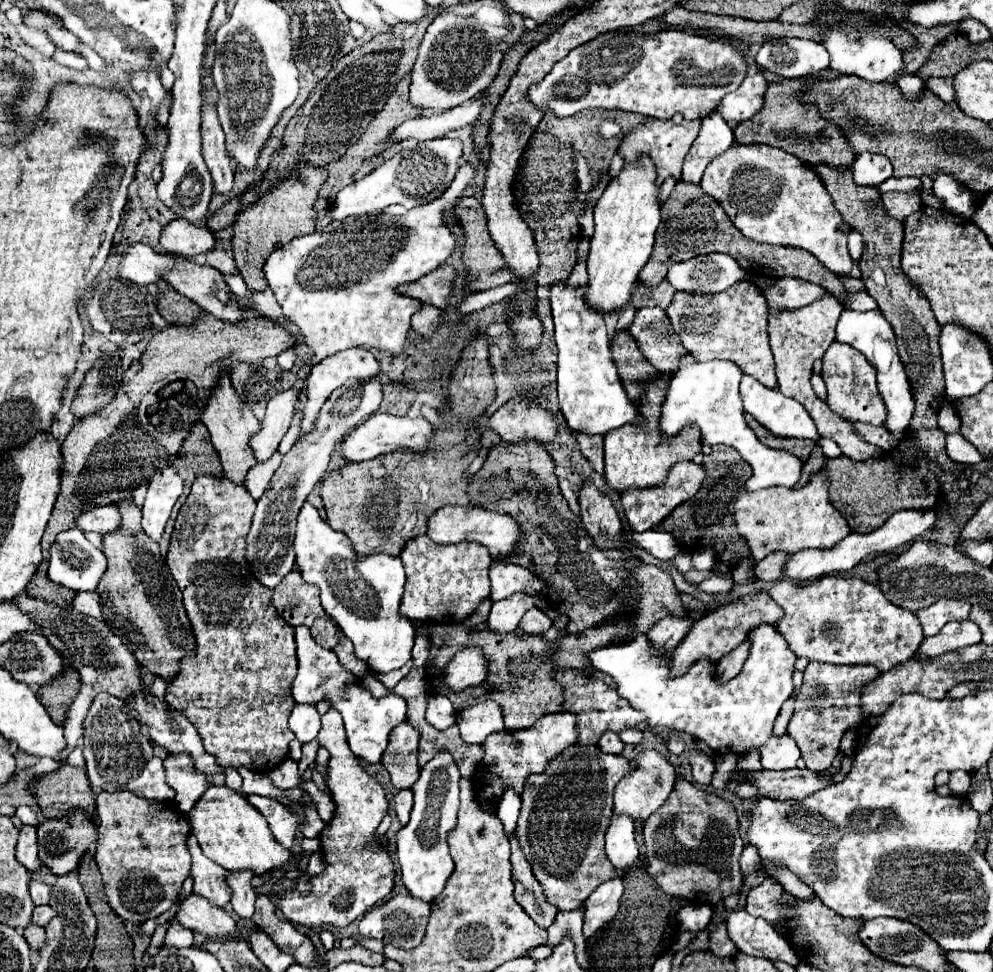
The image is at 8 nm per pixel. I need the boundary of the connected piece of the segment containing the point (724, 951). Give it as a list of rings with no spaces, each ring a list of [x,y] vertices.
[[[725,922],[717,924],[717,926],[709,926],[709,952],[715,956],[733,956],[737,952],[735,944],[729,940],[727,930],[725,930]]]

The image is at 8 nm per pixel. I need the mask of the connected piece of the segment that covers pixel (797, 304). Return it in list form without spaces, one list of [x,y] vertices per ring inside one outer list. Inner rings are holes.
[[[777,278],[773,282],[773,286],[769,286],[763,294],[767,298],[771,314],[777,314],[781,310],[803,308],[803,306],[823,298],[829,292],[811,282],[803,282],[803,280],[795,280],[795,278]]]

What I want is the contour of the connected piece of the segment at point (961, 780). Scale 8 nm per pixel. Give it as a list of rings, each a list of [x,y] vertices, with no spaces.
[[[951,772],[951,780],[949,780],[949,788],[951,788],[951,794],[955,796],[965,796],[967,790],[969,790],[969,784],[971,784],[971,776],[967,772]]]

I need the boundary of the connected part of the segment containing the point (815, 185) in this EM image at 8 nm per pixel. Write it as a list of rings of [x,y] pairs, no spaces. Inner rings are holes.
[[[737,144],[709,162],[699,186],[721,204],[743,236],[755,242],[803,248],[831,272],[849,274],[853,266],[847,252],[849,226],[835,210],[819,176],[795,156],[763,144]]]

